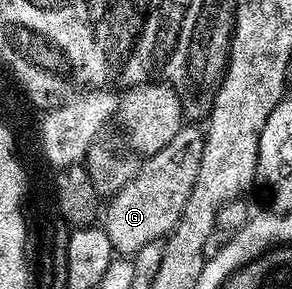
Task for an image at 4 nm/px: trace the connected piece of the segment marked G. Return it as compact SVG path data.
M191 123L185 124L178 135L174 135L166 147L151 154L130 179L130 183L126 183L126 187L122 187L107 202L108 210L105 208L102 213L102 227L119 254L134 255L144 245L167 238L176 228L186 207L186 199L190 199L190 191L194 191L194 179L198 179L204 134L205 130L201 126L199 129Z

